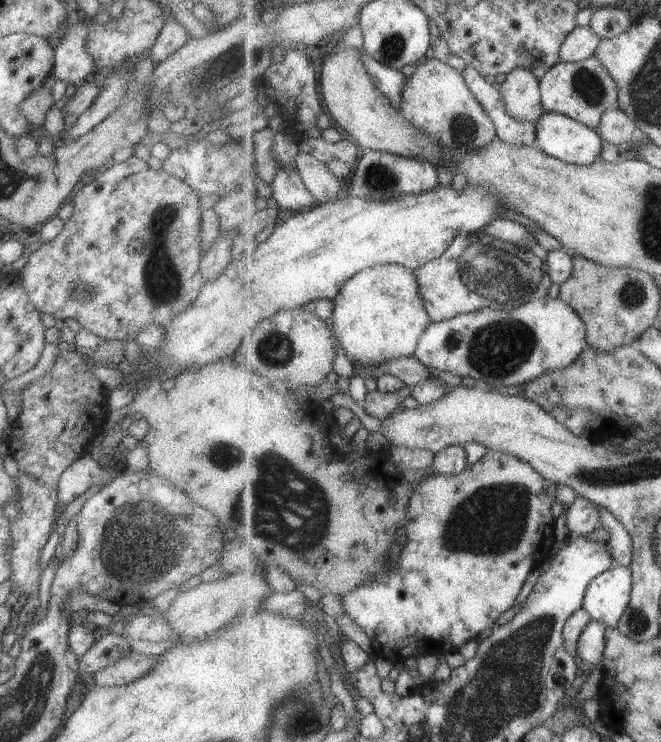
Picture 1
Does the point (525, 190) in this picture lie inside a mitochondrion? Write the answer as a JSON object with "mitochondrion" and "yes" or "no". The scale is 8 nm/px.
{"mitochondrion":"no"}

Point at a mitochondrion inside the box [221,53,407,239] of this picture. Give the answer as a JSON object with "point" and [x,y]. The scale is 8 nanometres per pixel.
{"point":[378,179]}

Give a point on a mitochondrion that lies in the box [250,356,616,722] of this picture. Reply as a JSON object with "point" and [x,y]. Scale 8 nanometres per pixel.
{"point":[494,519]}

